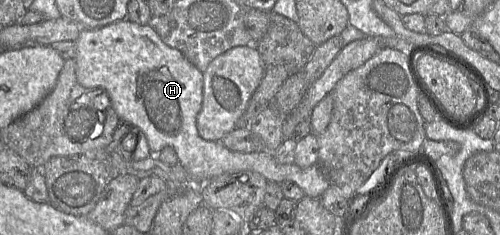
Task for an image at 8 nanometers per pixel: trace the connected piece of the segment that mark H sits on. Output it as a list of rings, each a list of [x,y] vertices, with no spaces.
[[[123,19],[99,28],[85,28],[76,39],[77,82],[87,89],[103,89],[109,96],[111,106],[119,120],[138,127],[146,136],[151,155],[157,155],[162,149],[172,147],[182,165],[193,179],[193,184],[204,183],[224,174],[235,174],[240,171],[253,171],[261,174],[268,182],[282,183],[291,181],[297,184],[305,196],[319,199],[330,186],[330,182],[316,164],[301,168],[295,163],[281,164],[273,153],[266,151],[242,153],[231,151],[220,141],[207,141],[200,137],[197,129],[197,116],[203,101],[203,72],[199,71],[177,49],[166,45],[149,25],[140,25]]]

